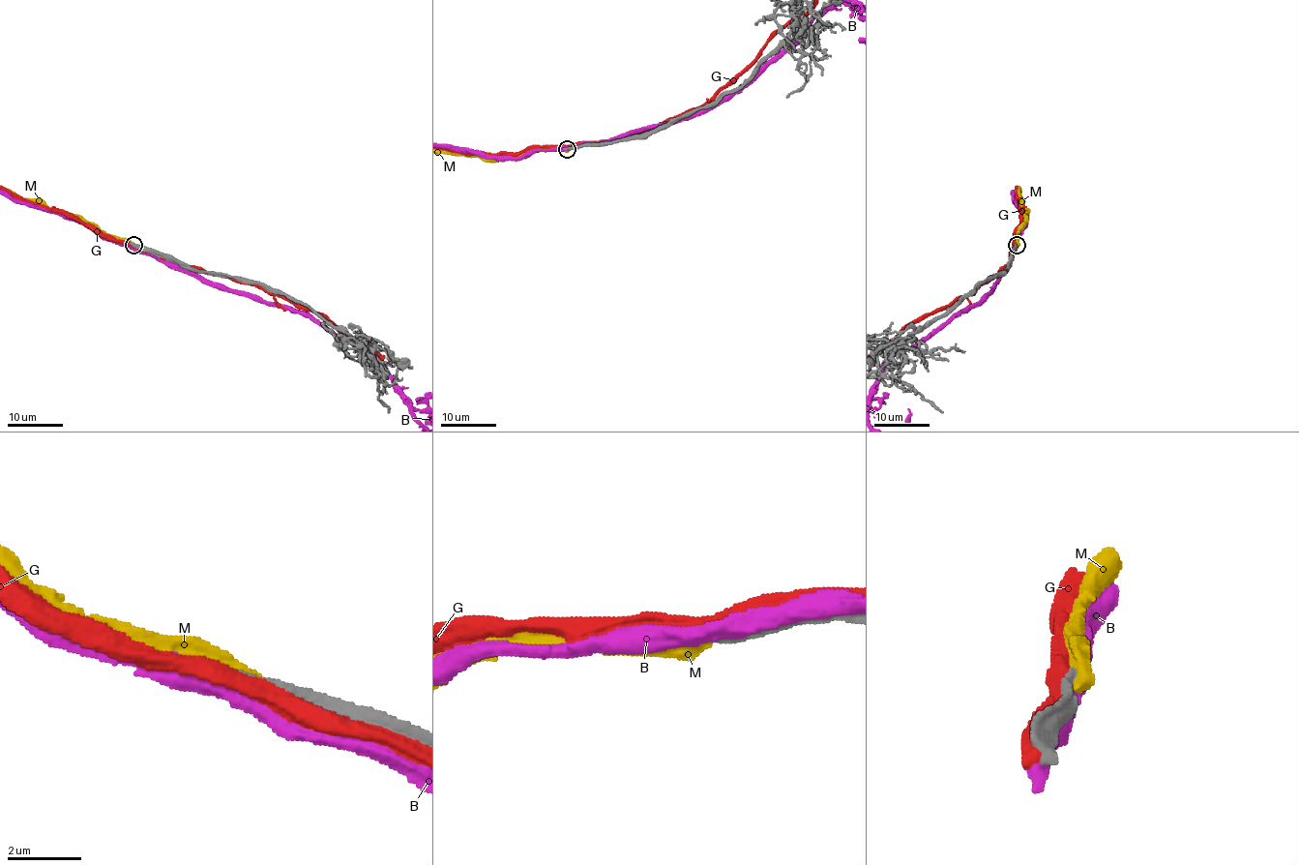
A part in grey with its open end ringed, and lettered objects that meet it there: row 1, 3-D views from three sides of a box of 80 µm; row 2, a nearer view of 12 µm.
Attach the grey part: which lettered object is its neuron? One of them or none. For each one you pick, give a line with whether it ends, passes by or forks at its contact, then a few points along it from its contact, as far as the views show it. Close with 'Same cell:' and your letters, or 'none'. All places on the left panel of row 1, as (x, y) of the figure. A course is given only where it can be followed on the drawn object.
M: It ends there
Same cell: M

